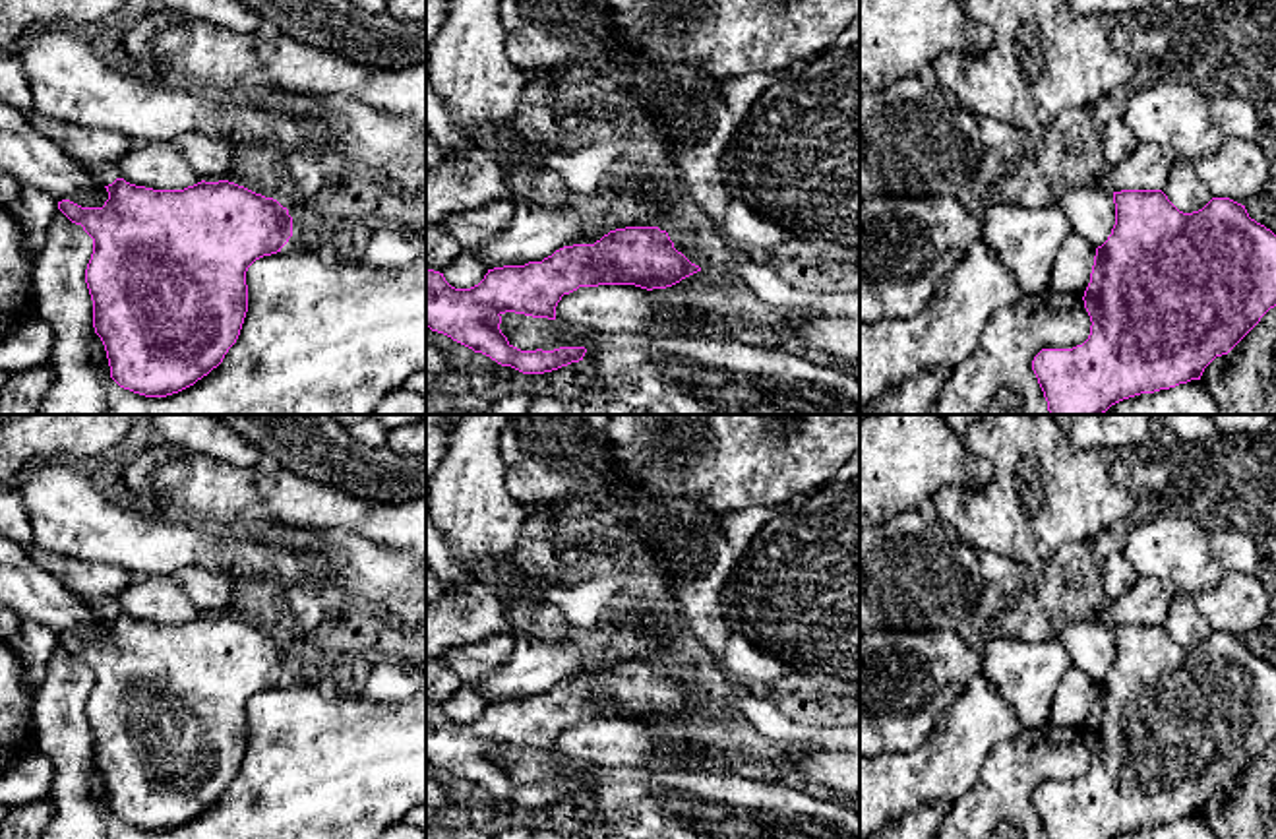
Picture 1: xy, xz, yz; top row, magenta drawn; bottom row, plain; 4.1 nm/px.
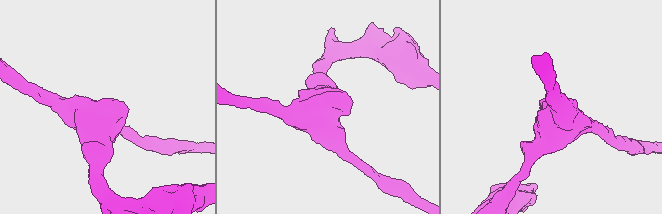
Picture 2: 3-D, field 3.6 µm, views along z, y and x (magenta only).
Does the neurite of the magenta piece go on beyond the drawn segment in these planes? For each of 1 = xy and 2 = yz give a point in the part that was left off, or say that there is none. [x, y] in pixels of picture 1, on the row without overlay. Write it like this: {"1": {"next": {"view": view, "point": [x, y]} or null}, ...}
{"1": {"next": null}, "2": {"next": null}}

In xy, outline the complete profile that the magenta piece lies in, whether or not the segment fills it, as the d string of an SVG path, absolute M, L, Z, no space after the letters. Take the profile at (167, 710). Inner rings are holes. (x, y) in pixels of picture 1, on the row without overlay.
M116 612L105 622L108 634L103 641L58 636L58 643L93 672L85 703L93 761L105 779L110 812L120 822L145 831L167 831L207 810L236 777L248 746L246 705L256 694L281 686L292 670L292 651L277 634L228 614L153 624Z

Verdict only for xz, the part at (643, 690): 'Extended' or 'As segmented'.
As segmented

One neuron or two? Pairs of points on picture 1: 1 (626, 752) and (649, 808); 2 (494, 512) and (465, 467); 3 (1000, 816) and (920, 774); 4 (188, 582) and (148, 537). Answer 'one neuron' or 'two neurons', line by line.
1: two neurons
2: one neuron
3: two neurons
4: two neurons

